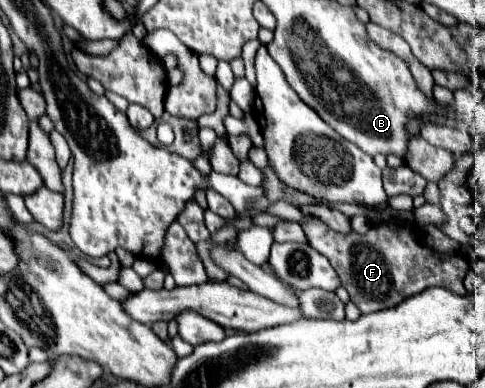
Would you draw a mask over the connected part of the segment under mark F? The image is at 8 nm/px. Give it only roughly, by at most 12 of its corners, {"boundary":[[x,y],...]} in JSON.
{"boundary":[[301,220],[363,314],[441,286],[465,294],[465,260],[415,226],[339,234]]}

